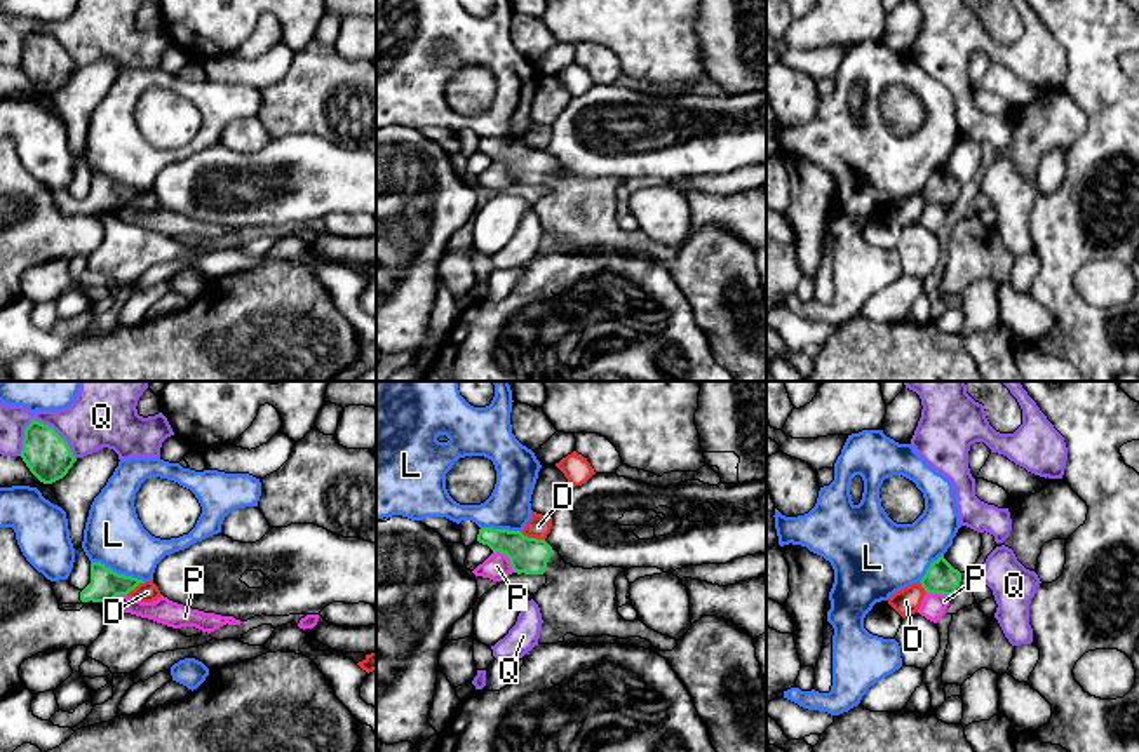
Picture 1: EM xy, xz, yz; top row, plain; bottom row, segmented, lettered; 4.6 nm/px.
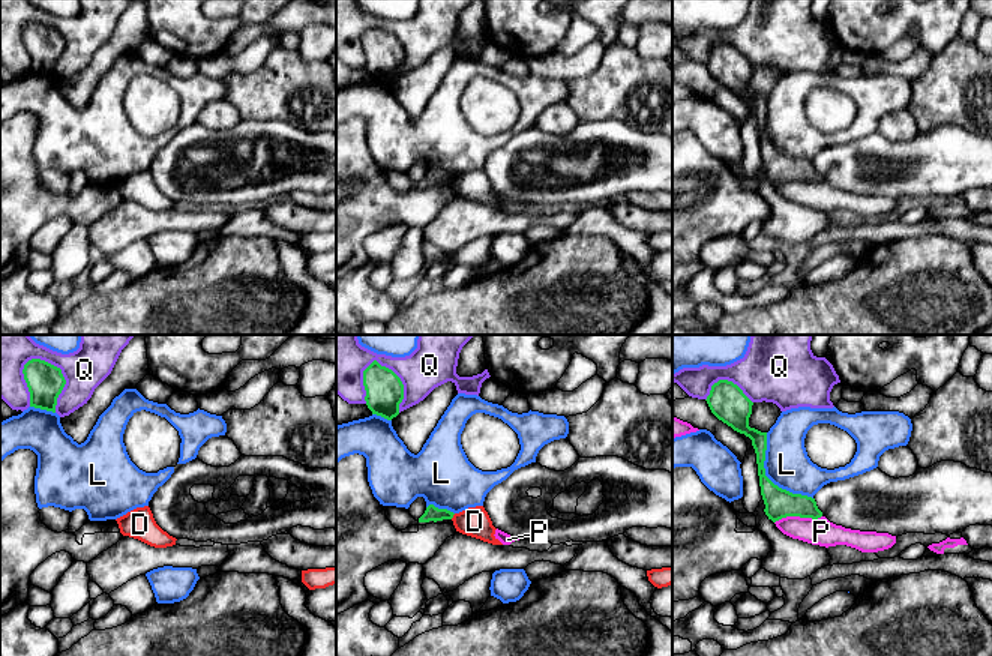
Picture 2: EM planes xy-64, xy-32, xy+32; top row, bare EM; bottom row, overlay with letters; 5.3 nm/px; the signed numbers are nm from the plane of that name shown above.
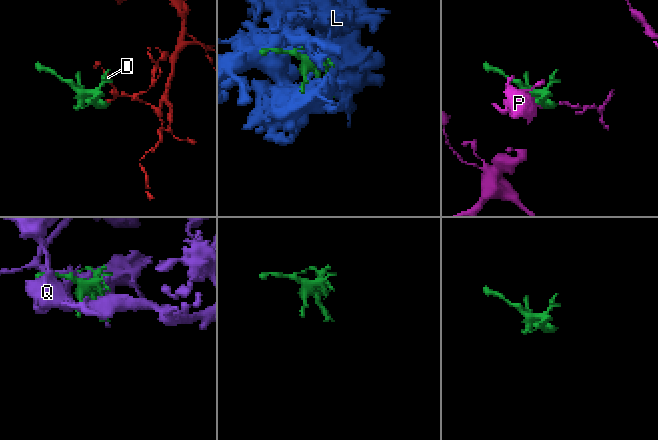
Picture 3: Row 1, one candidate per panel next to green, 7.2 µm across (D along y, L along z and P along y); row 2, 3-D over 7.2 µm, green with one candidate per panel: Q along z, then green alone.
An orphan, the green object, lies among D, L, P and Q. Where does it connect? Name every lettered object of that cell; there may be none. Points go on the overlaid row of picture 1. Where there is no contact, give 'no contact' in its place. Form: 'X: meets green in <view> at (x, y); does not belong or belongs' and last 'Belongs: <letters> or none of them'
D: meets green in xz at (532, 538); does not belong
L: meets green in xy at (117, 573); does not belong
P: meets green in xz at (507, 556); does not belong
Q: meets green in xy at (53, 429); does not belong
Belongs: none of them

